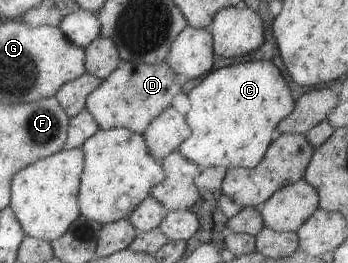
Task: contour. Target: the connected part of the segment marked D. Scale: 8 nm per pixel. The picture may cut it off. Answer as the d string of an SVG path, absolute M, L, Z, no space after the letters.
M125 61L103 78L100 86L90 91L85 98L84 108L103 131L124 127L130 132L142 135L148 123L160 111L171 106L172 97L179 92L181 83L179 76L170 70L165 61L158 65Z

